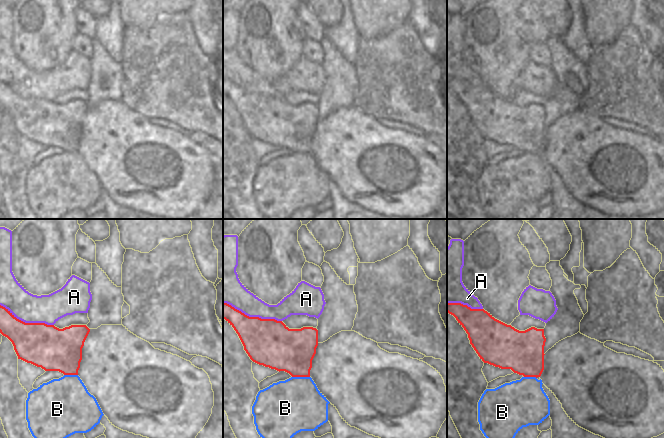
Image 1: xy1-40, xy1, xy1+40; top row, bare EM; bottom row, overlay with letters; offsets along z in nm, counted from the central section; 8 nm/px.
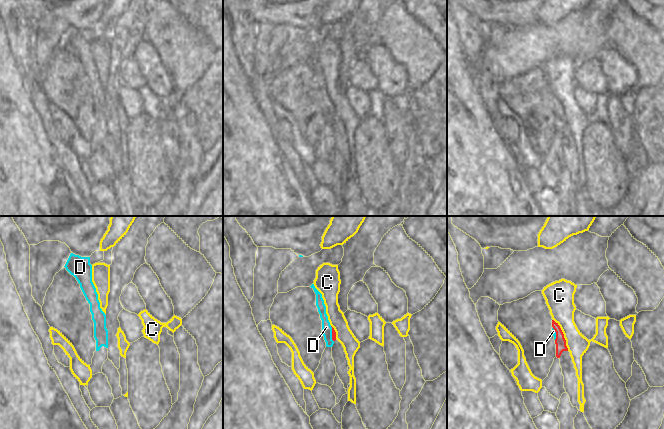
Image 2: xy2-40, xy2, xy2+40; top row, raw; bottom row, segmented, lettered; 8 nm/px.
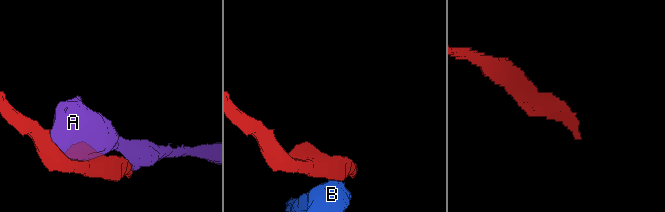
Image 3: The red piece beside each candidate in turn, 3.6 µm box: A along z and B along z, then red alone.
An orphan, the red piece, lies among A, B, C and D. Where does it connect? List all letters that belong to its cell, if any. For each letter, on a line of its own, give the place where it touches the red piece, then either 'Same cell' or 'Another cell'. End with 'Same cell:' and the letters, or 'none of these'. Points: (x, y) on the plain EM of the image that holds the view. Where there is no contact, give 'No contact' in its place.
A: Touches red at xy1 (252, 93). Another cell
B: Touches red at xy1 (301, 152). Another cell
C: Touches red at xy2+40 (563, 111). Another cell
D: Touches red at xy2 (332, 110). Same cell
Same cell: D.

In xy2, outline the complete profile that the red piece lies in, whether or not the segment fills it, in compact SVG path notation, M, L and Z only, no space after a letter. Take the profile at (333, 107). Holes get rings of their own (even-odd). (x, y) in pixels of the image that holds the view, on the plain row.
M314 60L310 62L316 70L316 82L322 96L322 110L326 118L326 123L332 123L334 117L336 116L336 108L334 104L330 101L328 92L326 90L326 82L322 74L322 70L315 64Z

